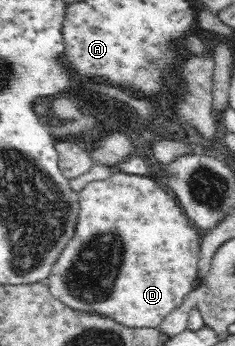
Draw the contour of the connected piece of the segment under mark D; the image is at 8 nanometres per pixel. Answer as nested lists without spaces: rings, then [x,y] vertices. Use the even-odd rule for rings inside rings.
[[[115,170],[108,179],[90,183],[80,191],[80,206],[80,218],[78,226],[76,226],[76,234],[74,234],[74,238],[70,240],[70,244],[64,249],[60,258],[52,265],[50,274],[43,282],[44,285],[57,300],[64,302],[67,306],[73,306],[77,310],[93,310],[93,312],[109,314],[121,324],[138,327],[150,325],[159,328],[166,316],[172,310],[178,308],[182,304],[184,296],[194,288],[193,280],[197,271],[197,258],[201,249],[203,233],[192,222],[177,198],[170,196],[166,190],[159,188],[156,182],[146,174],[132,175]]]

